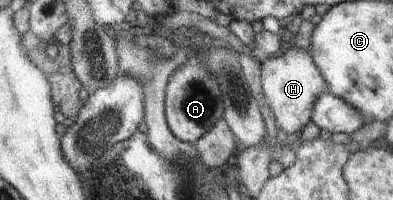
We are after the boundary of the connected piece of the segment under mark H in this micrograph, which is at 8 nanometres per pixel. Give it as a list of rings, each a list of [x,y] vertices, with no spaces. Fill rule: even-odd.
[[[292,47],[284,54],[269,57],[261,64],[262,93],[266,105],[274,113],[277,129],[287,133],[281,139],[294,141],[308,125],[314,114],[314,105],[322,93],[329,91],[329,85],[318,69],[310,52]]]

